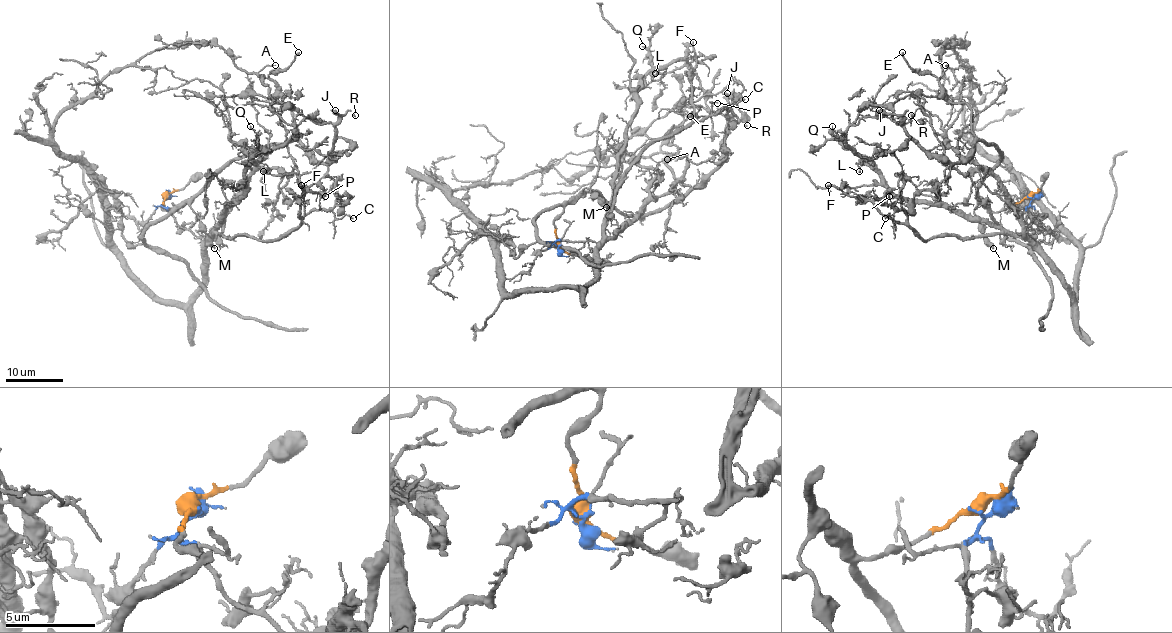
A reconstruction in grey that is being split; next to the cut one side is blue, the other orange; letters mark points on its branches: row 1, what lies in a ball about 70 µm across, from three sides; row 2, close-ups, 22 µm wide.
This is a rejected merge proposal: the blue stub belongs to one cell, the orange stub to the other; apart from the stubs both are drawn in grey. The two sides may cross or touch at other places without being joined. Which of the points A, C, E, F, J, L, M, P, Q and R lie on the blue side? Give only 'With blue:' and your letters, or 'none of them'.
With blue: C, F, L, P, Q

